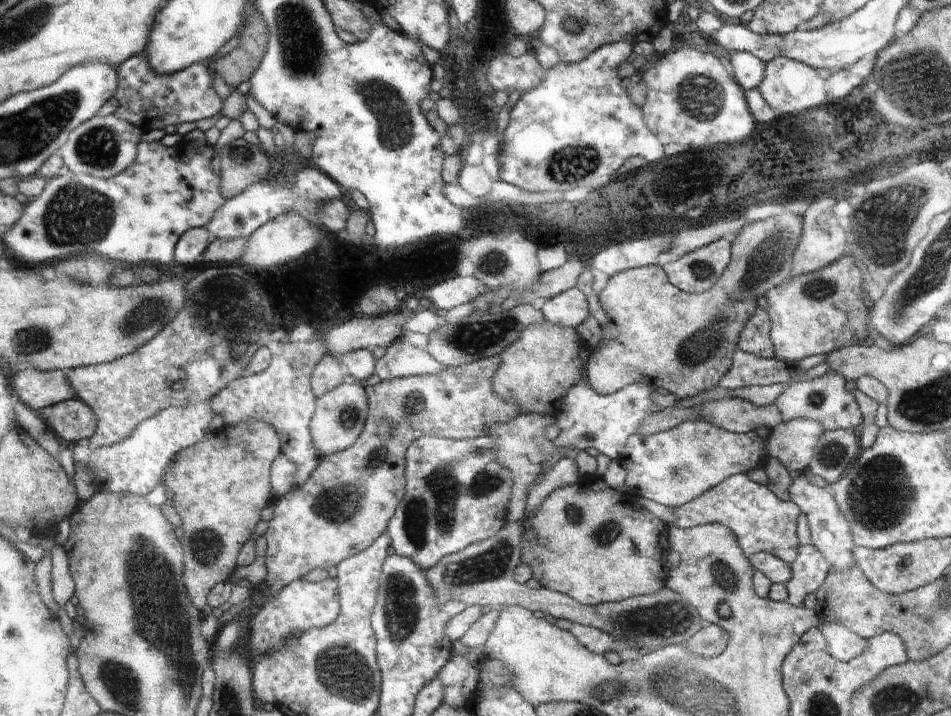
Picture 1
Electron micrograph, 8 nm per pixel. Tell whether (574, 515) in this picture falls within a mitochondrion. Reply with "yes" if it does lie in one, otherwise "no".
yes

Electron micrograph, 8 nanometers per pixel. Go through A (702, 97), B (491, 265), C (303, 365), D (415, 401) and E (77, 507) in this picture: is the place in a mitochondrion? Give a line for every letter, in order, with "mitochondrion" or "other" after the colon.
A: mitochondrion
B: mitochondrion
C: other
D: mitochondrion
E: other

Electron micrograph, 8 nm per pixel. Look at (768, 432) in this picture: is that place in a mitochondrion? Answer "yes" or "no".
no

